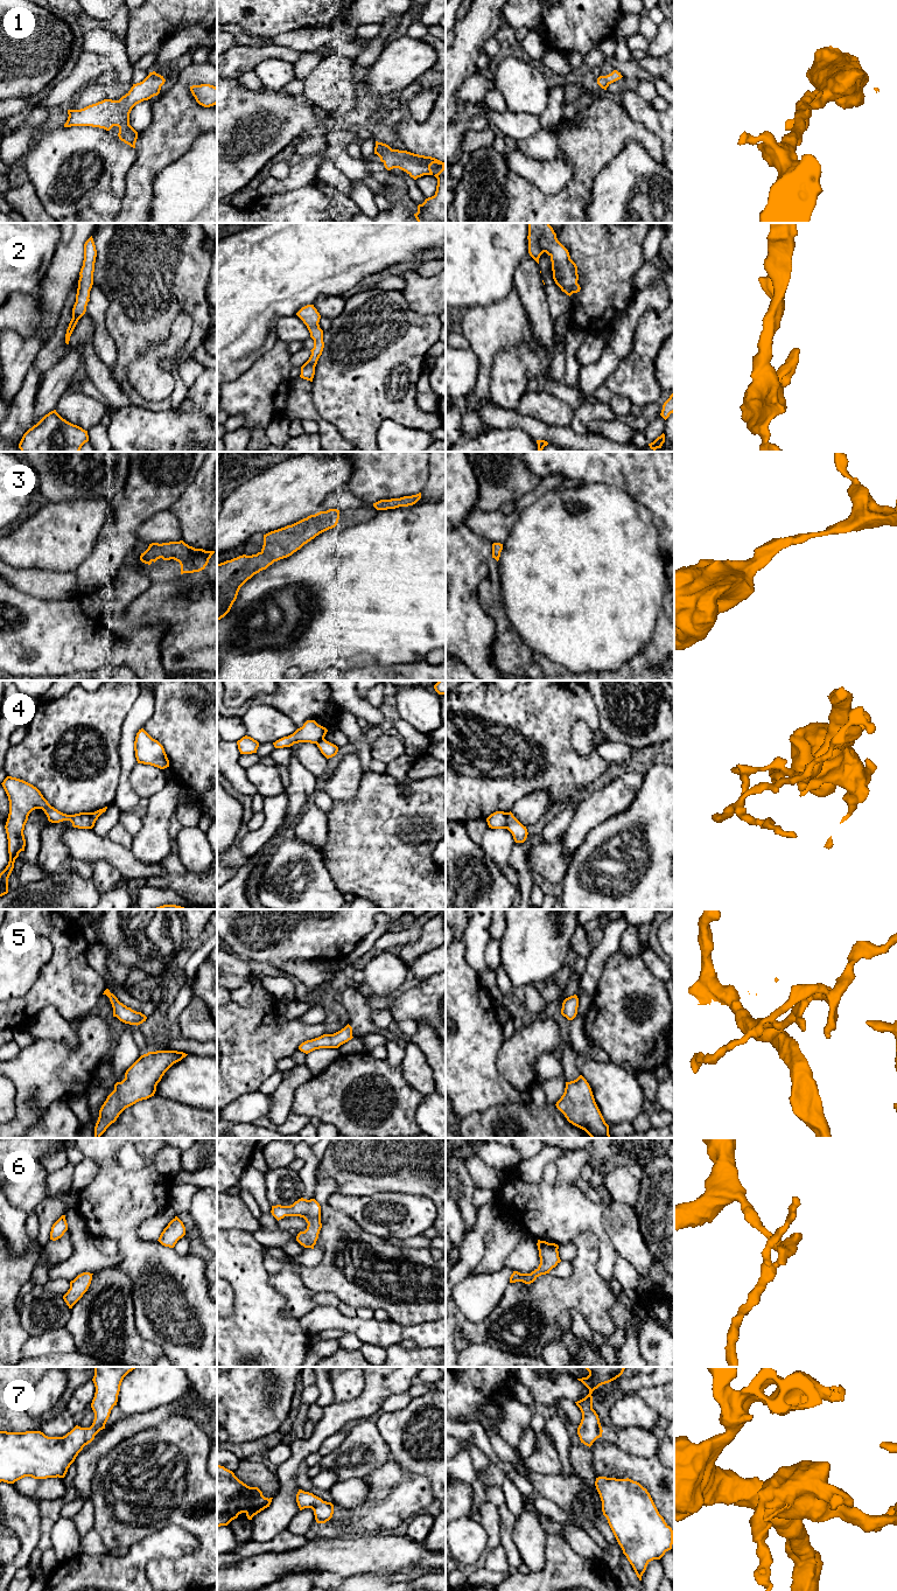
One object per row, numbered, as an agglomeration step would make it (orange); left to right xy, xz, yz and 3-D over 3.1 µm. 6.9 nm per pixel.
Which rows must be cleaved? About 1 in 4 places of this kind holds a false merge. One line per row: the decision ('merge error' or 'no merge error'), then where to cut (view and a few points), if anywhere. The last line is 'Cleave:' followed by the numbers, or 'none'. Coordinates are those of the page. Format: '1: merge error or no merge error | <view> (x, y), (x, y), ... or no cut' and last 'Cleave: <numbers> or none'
1: no merge error | no cut
2: no merge error | no cut
3: no merge error | no cut
4: merge error | xy (89, 813), (90, 828)
5: no merge error | no cut
6: no merge error | no cut
7: no merge error | no cut
Cleave: 4

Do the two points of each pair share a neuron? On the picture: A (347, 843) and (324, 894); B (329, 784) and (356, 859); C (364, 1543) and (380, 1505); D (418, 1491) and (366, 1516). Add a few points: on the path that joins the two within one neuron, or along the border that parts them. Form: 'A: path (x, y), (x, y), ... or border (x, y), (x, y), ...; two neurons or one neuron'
A: border (324, 862), (335, 886), (344, 894); two neurons
B: border (358, 784), (358, 791), (352, 799), (334, 801); two neurons
C: border (377, 1533), (341, 1537); two neurons
D: path (405, 1494), (398, 1494), (379, 1512); one neuron

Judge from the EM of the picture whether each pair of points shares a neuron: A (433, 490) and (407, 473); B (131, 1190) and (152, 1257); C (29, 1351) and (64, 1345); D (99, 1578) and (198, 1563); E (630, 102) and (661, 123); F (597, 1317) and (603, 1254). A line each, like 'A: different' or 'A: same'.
A: different
B: same
C: same
D: different
E: same
F: different

